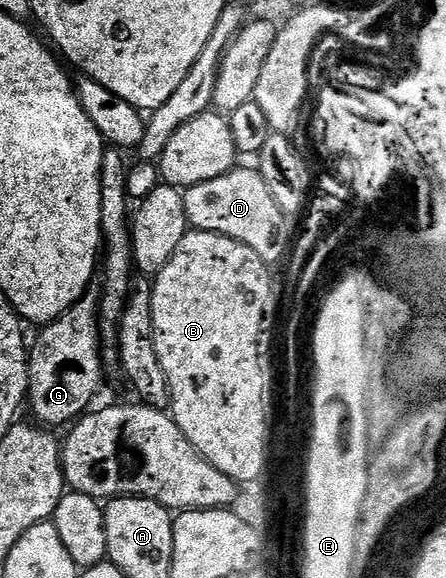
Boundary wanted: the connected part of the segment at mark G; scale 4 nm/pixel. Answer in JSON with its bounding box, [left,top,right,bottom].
[27,290,103,426]

